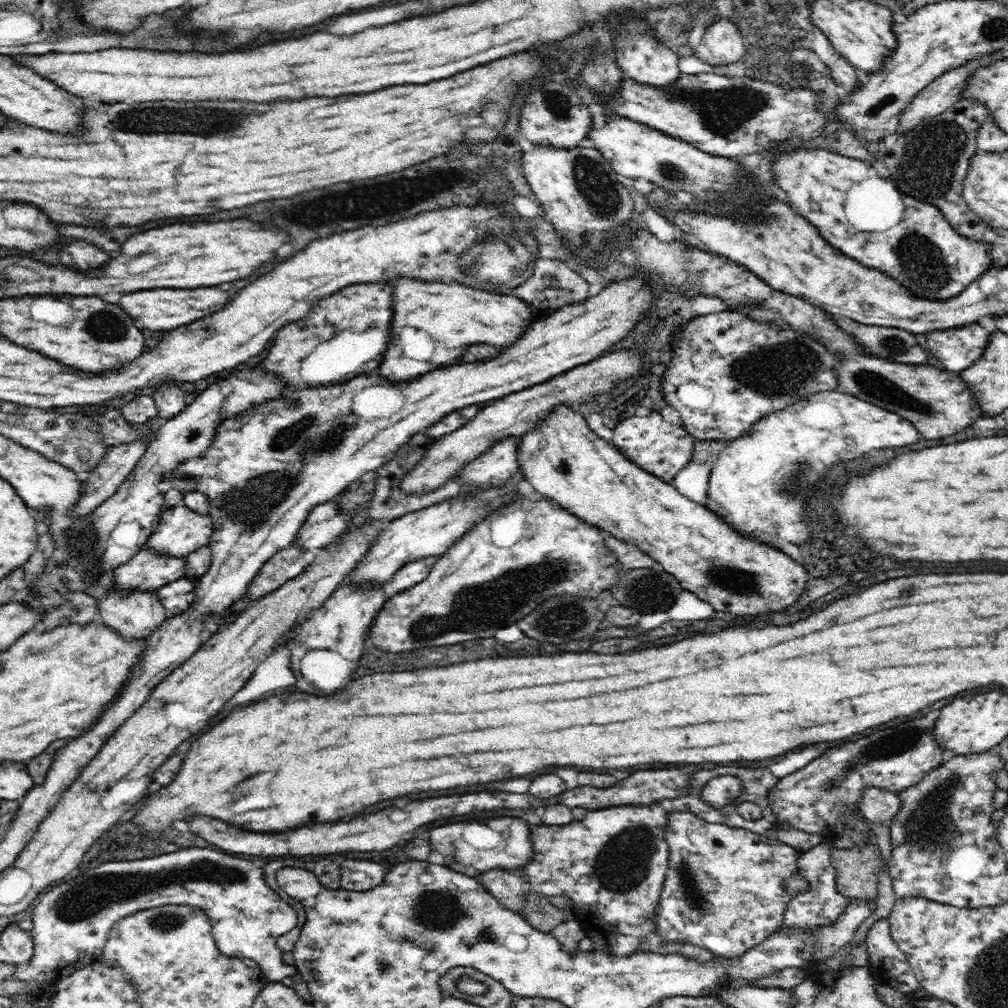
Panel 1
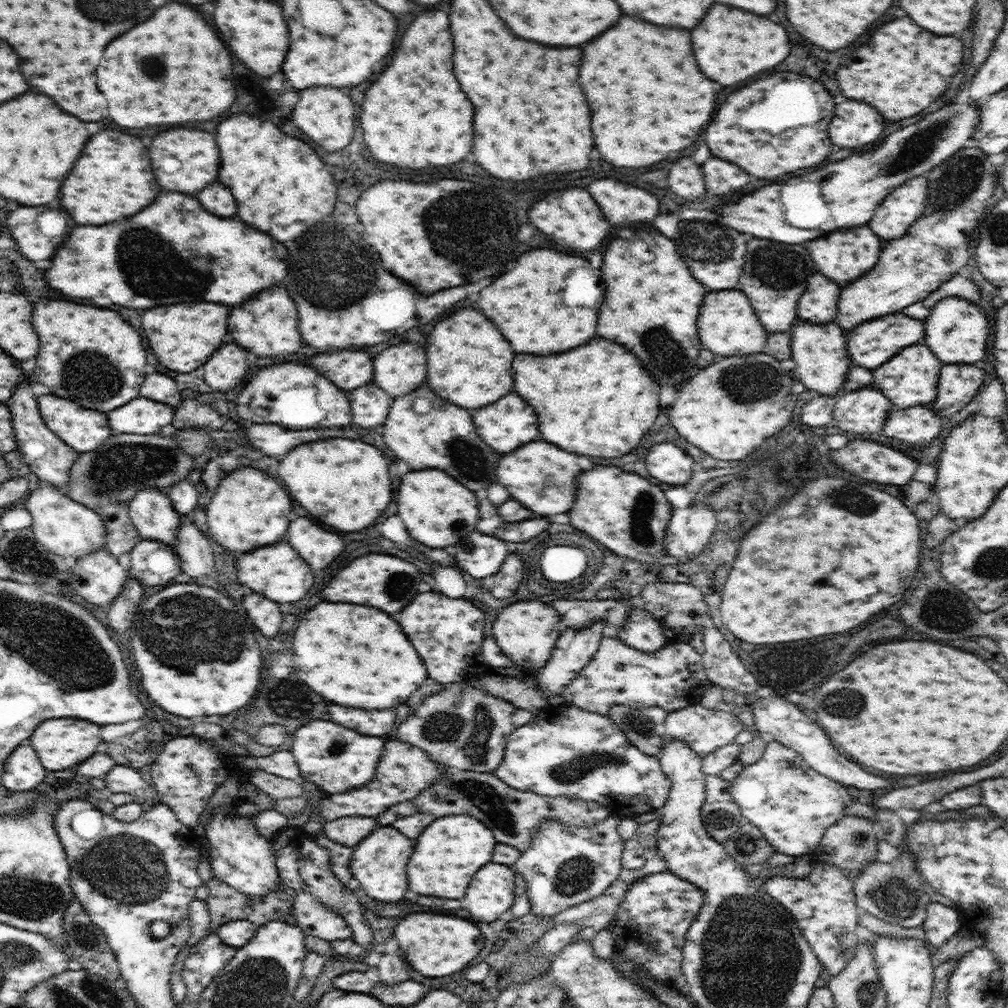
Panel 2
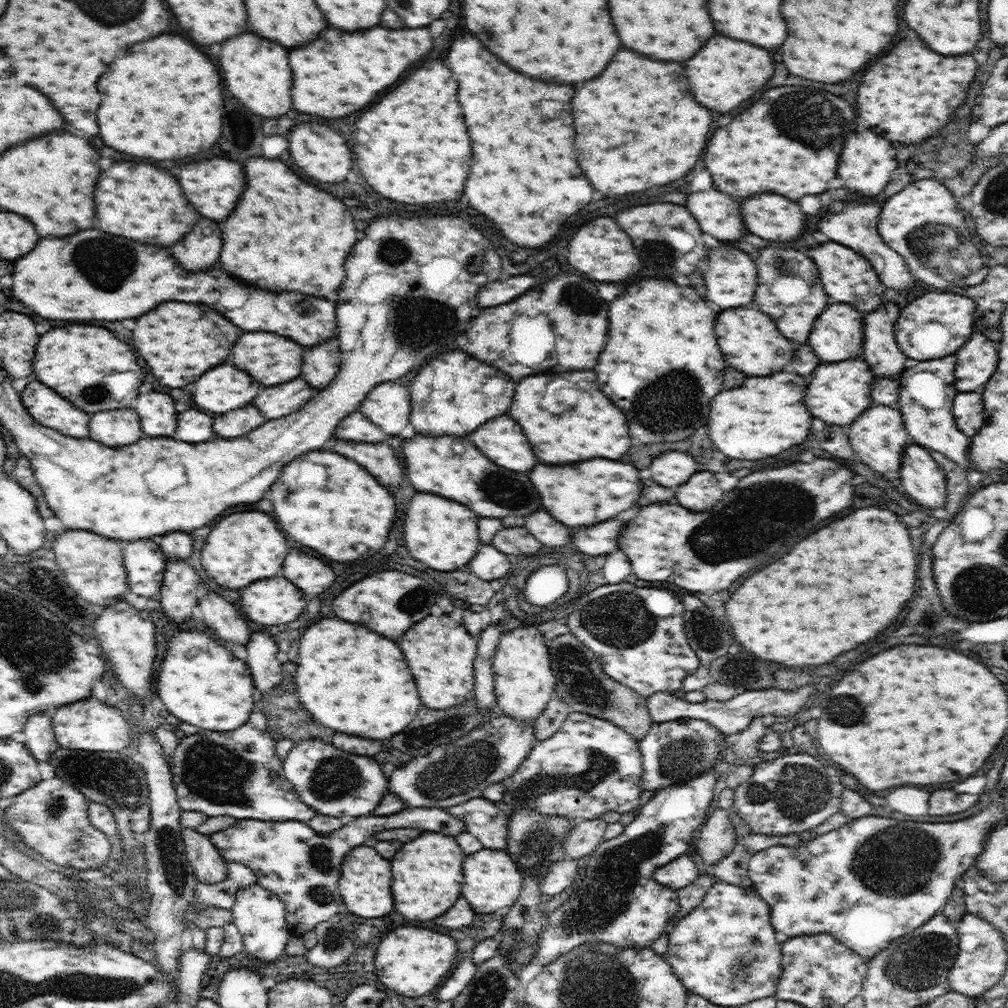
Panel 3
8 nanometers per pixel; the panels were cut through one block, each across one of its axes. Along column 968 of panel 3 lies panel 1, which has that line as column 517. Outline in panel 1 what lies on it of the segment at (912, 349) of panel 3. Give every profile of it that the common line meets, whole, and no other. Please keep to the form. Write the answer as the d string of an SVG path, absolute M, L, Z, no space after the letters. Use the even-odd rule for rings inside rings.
M394 278L394 318L392 318L392 340L390 346L384 353L379 367L379 375L387 378L392 384L400 382L410 382L422 374L438 370L450 364L458 364L462 360L462 354L468 346L484 342L484 344L496 344L496 346L506 346L506 344L517 341L518 336L531 324L531 308L526 302L512 295L500 295L485 290L462 286L458 282L426 282L420 278ZM412 330L422 330L432 338L432 348L418 348L412 346L410 342L416 342L408 336L402 336L400 332Z

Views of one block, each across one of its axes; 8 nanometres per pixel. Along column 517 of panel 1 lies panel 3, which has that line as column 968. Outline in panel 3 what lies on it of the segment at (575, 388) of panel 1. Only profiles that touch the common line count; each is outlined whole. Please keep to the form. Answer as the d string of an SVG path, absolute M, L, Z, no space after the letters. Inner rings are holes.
M982 391L958 393L953 402L952 412L957 427L966 436L972 438L974 434L978 434L980 428L986 424Z

